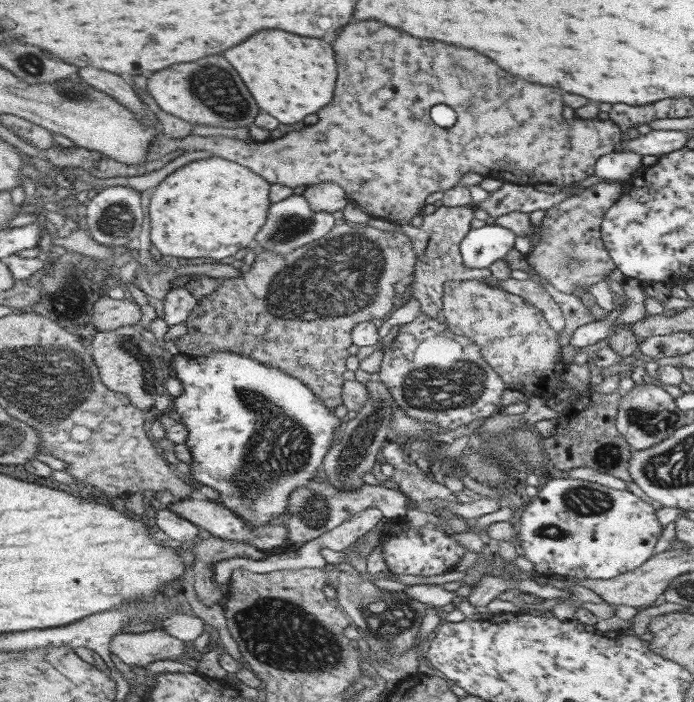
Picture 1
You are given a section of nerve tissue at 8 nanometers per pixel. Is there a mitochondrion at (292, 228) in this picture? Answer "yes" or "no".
yes

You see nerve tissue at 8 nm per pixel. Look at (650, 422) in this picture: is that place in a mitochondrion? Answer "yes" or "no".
yes

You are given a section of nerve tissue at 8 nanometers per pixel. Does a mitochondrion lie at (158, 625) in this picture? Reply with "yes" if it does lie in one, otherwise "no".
no

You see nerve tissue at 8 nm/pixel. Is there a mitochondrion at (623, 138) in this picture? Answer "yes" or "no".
no

